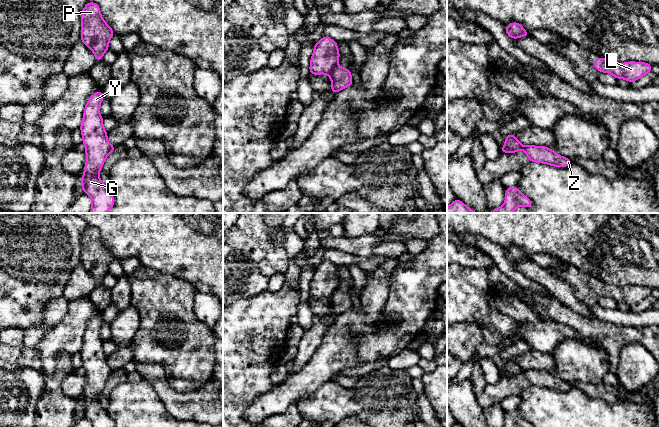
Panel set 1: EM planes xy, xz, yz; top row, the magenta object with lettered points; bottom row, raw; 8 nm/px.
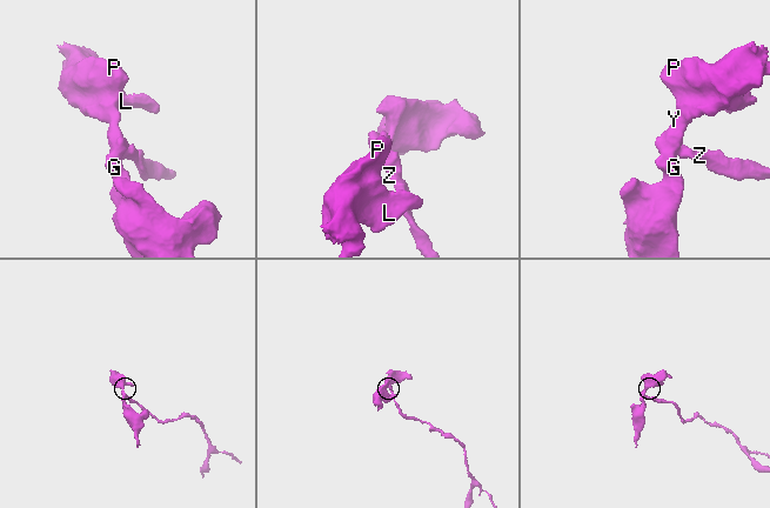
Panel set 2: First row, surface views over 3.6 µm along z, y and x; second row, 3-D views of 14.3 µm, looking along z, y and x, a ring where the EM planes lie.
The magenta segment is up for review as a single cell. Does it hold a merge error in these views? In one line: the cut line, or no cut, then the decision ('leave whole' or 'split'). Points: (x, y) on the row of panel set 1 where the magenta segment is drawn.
cut in xz along (336, 64), (328, 74); split

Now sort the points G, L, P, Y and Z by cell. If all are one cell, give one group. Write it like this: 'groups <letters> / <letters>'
groups G L P Y / Z

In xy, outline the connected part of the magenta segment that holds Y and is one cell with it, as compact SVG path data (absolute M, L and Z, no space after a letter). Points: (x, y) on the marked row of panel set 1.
M101 89L90 96L86 102L79 128L87 157L80 182L83 192L92 200L90 213L107 213L115 204L114 196L98 175L112 148L108 142L107 131L103 126L103 117L99 112L103 99Z

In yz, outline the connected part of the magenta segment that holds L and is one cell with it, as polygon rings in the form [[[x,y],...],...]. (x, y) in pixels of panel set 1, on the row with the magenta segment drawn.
[[[598,57],[593,60],[593,66],[598,72],[610,73],[616,79],[626,79],[629,83],[632,83],[652,72],[653,65],[645,62],[634,61],[617,63]]]

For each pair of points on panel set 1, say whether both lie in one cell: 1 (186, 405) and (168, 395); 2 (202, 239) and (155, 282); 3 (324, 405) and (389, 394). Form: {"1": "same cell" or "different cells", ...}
{"1": "same cell", "2": "different cells", "3": "same cell"}

